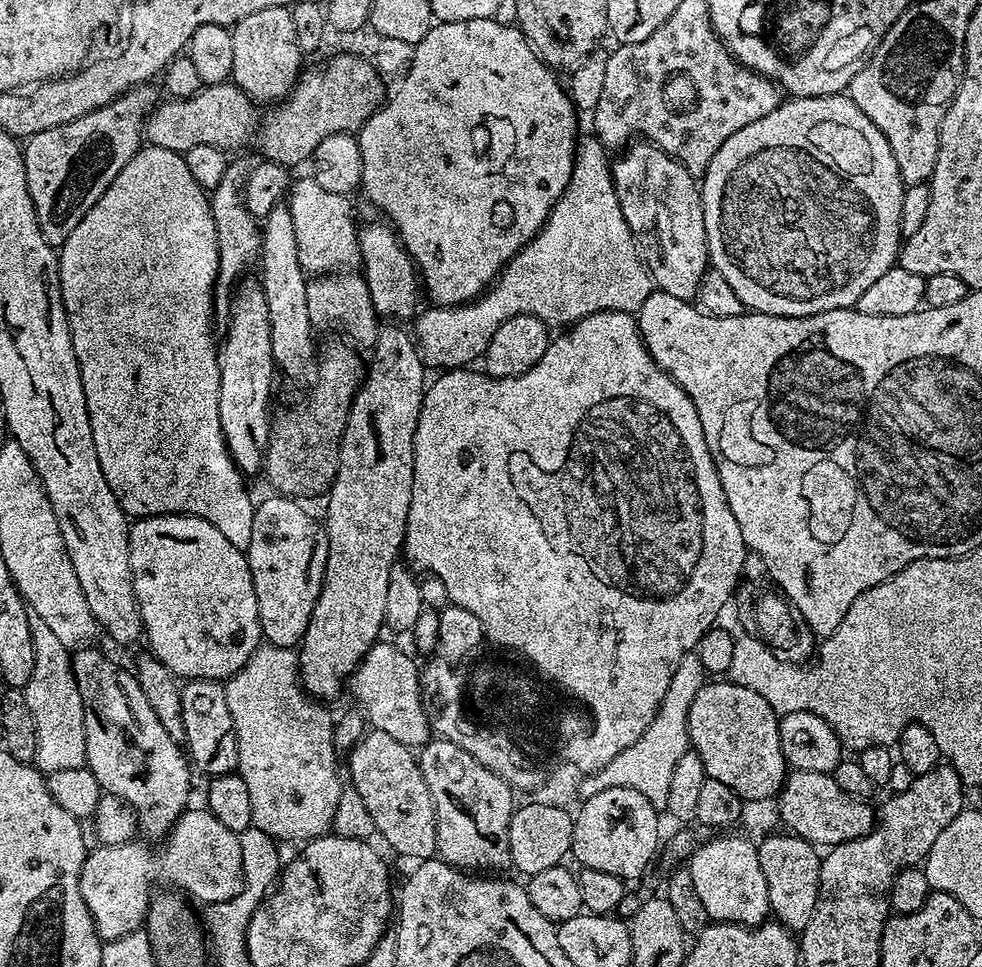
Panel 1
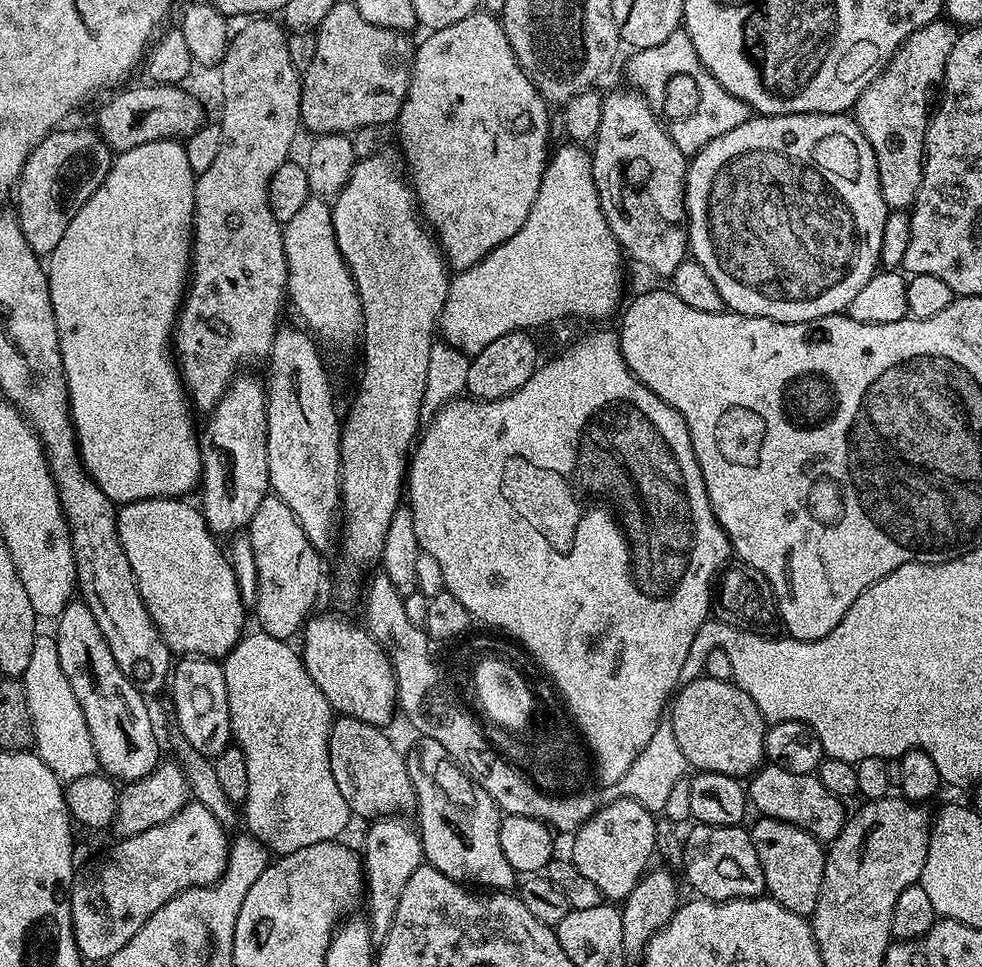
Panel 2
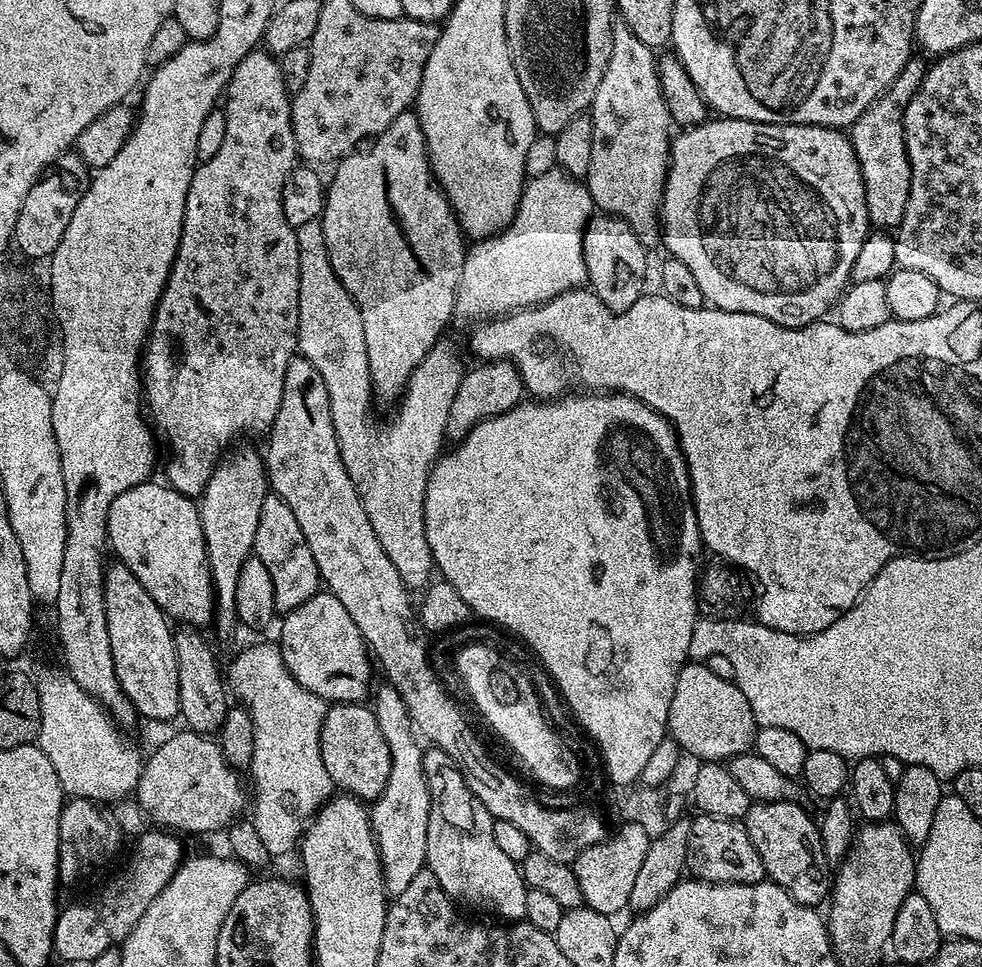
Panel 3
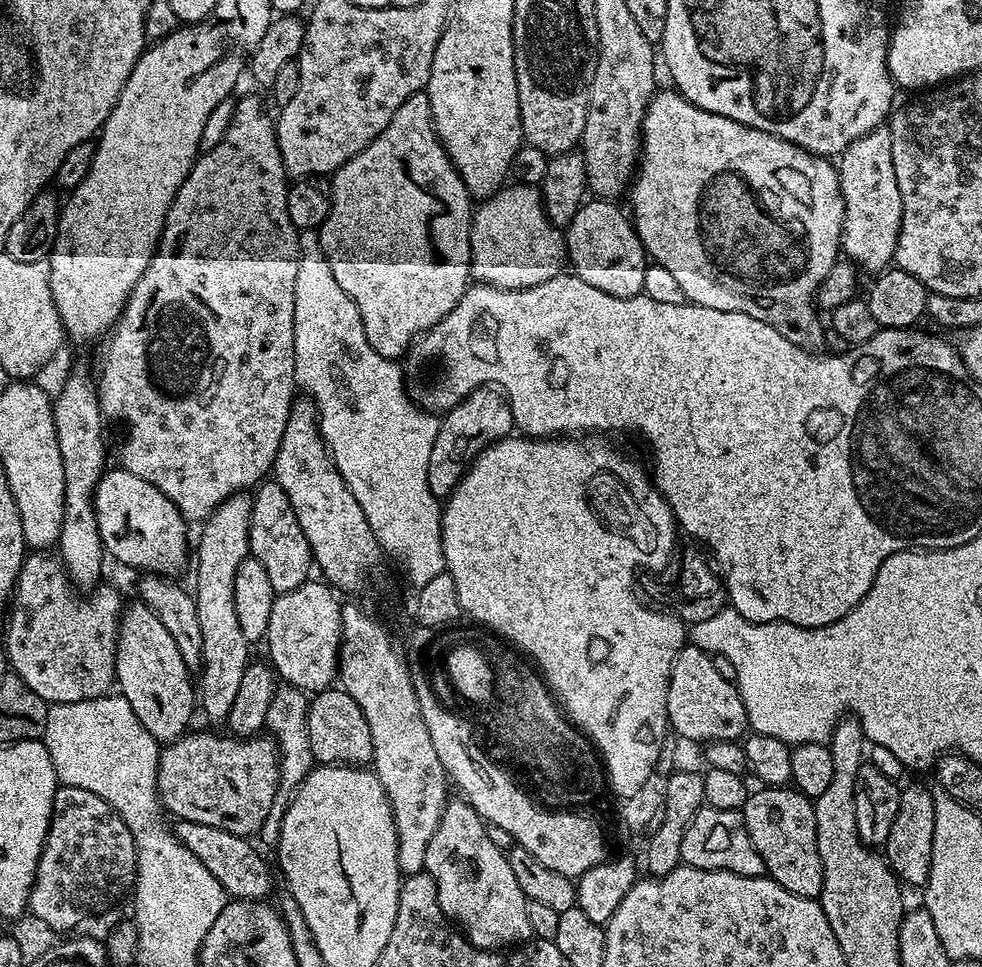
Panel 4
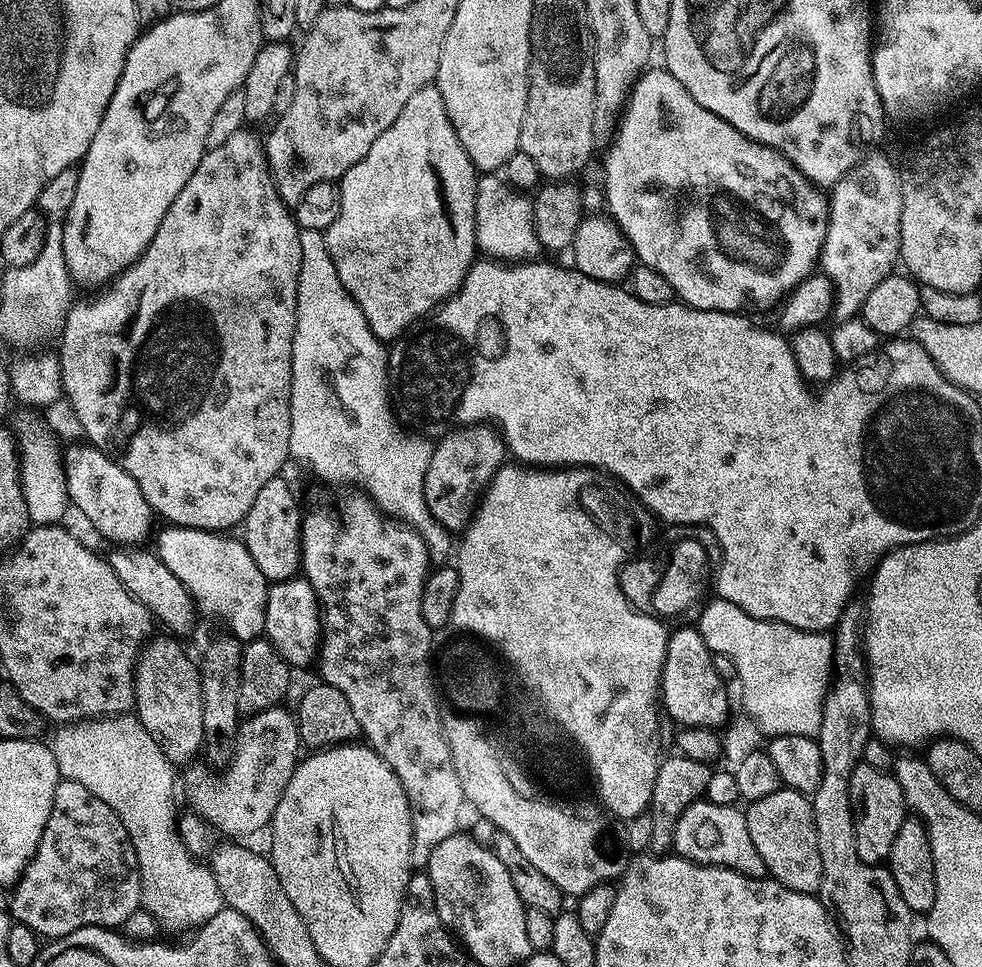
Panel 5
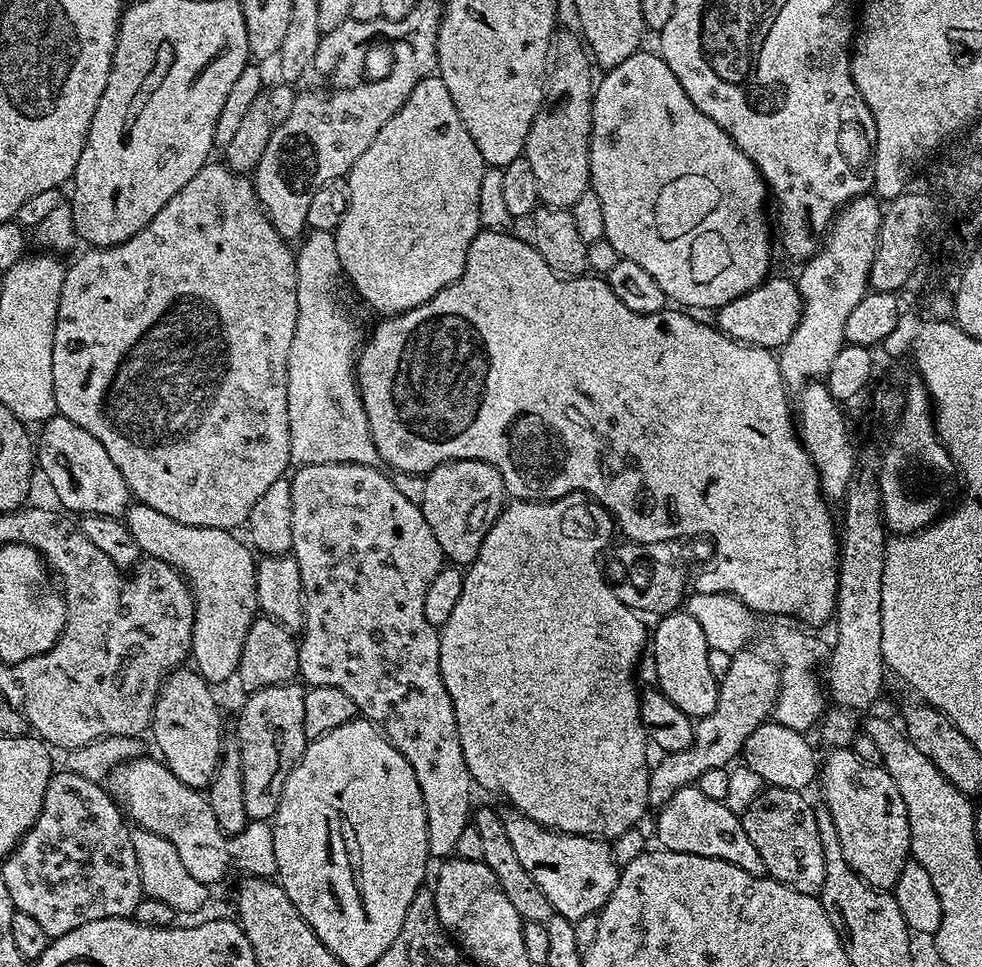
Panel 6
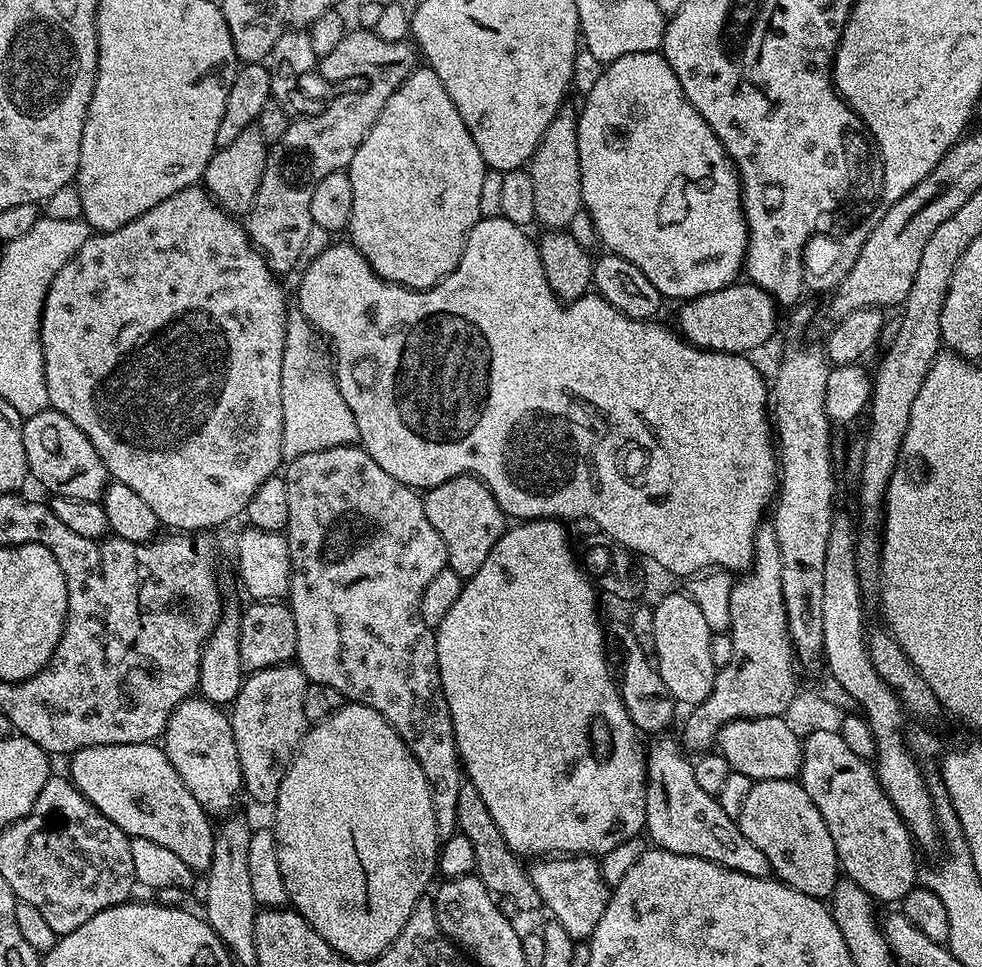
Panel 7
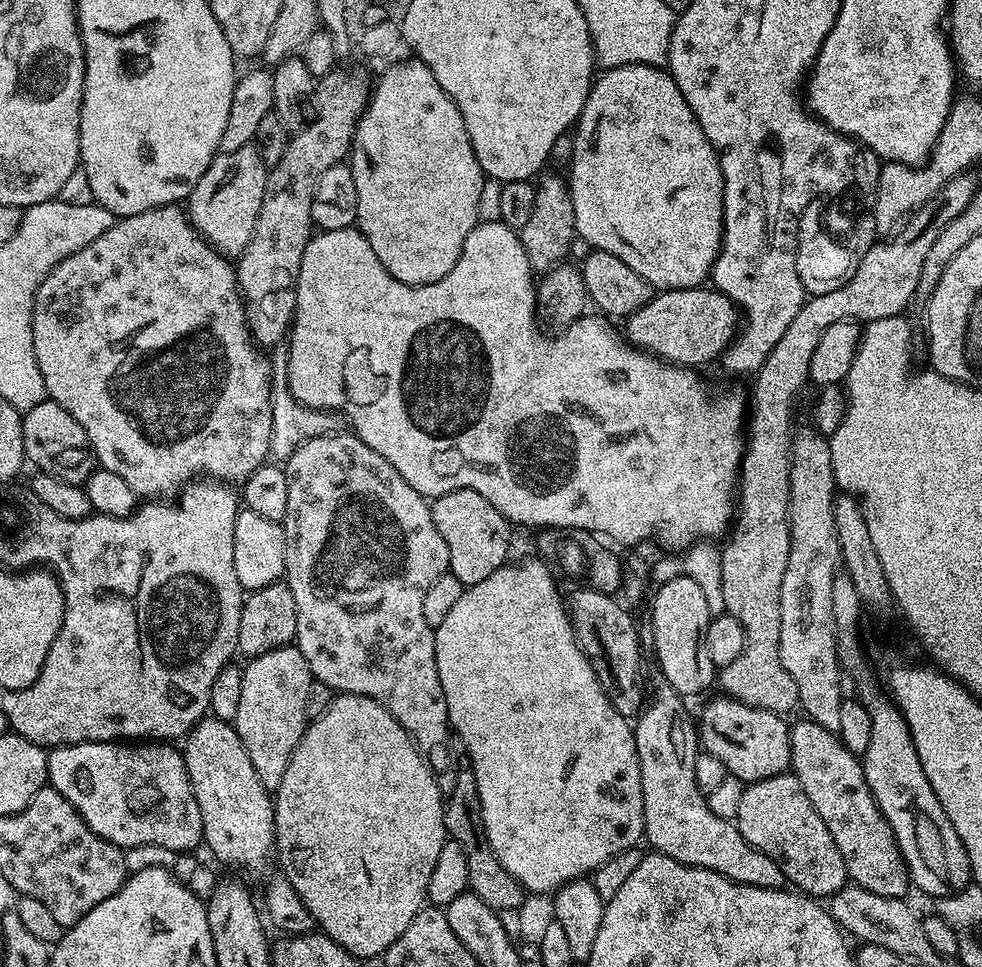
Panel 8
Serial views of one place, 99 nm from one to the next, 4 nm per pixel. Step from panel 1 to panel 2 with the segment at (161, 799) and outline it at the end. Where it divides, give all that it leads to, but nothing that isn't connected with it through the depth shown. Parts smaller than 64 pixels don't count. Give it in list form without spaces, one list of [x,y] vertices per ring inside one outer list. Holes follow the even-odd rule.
[[[73,599],[72,603],[64,605],[55,624],[58,662],[62,662],[62,674],[66,674],[66,682],[70,682],[74,698],[78,698],[78,706],[82,706],[99,767],[120,782],[142,780],[152,775],[162,756],[156,741],[156,728],[148,713],[149,701],[136,689],[134,682],[118,670],[118,662],[114,662],[114,654],[110,654],[110,646],[106,646],[106,638],[102,638],[102,630],[98,630],[90,606],[83,599]]]

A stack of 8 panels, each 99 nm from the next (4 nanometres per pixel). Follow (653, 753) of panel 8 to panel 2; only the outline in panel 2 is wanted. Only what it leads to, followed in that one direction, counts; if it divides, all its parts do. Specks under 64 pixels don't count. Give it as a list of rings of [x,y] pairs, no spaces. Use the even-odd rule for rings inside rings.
[[[692,826],[684,844],[684,872],[696,891],[693,893],[706,900],[751,900],[763,897],[766,892],[755,843],[740,826]]]

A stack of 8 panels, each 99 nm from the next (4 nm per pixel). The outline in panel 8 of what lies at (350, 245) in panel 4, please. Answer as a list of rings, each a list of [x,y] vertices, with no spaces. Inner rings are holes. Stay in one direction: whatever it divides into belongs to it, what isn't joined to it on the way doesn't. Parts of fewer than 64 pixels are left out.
[[[409,58],[397,64],[389,64],[381,72],[384,73],[381,74],[380,81],[377,84],[375,81],[374,87],[371,89],[368,107],[365,108],[364,115],[357,122],[356,137],[352,139],[350,167],[354,174],[354,186],[358,190],[358,214],[355,227],[359,228],[362,235],[370,242],[370,250],[374,250],[374,254],[378,254],[378,262],[382,262],[385,270],[398,282],[413,286],[436,284],[442,278],[446,278],[446,274],[450,274],[450,270],[454,270],[454,262],[458,262],[458,258],[462,254],[466,234],[470,234],[470,230],[474,230],[474,226],[480,220],[478,197],[482,195],[482,186],[486,177],[474,154],[474,146],[470,146],[470,134],[466,134],[466,122],[462,122],[462,114],[458,114],[458,106],[454,106],[454,102],[446,94],[446,90],[442,90],[442,86],[438,86],[438,78],[434,78],[434,74],[430,74],[430,70],[425,64],[421,60]]]

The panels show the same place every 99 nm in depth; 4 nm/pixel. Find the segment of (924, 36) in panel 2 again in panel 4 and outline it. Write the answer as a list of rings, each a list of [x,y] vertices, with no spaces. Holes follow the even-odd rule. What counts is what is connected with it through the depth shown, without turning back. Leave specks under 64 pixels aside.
[[[887,127],[872,129],[862,138],[848,144],[847,150],[838,157],[840,193],[844,199],[844,233],[840,235],[842,252],[847,259],[871,274],[879,274],[893,263],[896,243],[902,226],[902,194],[898,194],[898,178],[894,178],[894,158],[892,157],[892,135]]]

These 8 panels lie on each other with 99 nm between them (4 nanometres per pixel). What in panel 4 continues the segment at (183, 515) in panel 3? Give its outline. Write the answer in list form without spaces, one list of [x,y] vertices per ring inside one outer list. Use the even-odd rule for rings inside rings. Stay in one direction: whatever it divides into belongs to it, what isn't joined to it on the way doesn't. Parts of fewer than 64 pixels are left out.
[[[119,466],[113,468],[113,472],[112,469],[105,471],[100,477],[94,497],[98,534],[104,544],[105,553],[128,568],[144,568],[140,570],[165,578],[179,577],[179,572],[190,564],[190,544],[188,548],[187,536],[189,525],[183,514],[170,502],[170,498],[166,498],[166,494],[162,494],[162,490],[158,490],[158,486],[150,486],[146,478],[138,478],[138,474],[130,474],[125,468]]]

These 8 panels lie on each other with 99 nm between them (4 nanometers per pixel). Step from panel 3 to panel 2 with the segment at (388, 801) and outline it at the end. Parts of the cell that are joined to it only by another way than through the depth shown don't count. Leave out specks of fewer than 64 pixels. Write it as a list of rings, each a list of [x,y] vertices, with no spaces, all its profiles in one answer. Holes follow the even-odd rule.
[[[396,814],[373,819],[369,823],[373,824],[364,836],[362,863],[366,873],[366,904],[368,900],[369,912],[367,915],[370,917],[372,939],[376,942],[383,941],[388,933],[388,926],[398,910],[398,898],[402,898],[402,889],[410,879],[410,874],[414,874],[414,870],[418,870],[424,860],[419,831],[400,819],[404,818]]]

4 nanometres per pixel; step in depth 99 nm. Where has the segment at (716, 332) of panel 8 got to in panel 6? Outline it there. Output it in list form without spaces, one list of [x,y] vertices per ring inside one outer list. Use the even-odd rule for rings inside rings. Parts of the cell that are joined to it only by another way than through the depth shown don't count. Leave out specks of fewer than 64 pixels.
[[[775,276],[765,280],[754,290],[734,298],[734,302],[726,302],[726,306],[722,306],[715,313],[715,327],[725,332],[732,340],[743,344],[753,344],[769,350],[783,348],[802,318],[804,299],[800,297],[795,279],[787,280],[784,276]]]

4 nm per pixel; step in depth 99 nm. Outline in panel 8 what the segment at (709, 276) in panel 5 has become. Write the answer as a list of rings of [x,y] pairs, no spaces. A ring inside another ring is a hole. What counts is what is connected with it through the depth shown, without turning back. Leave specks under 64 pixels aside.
[[[631,64],[601,71],[588,92],[586,106],[582,106],[582,114],[574,125],[575,132],[576,137],[572,140],[572,165],[566,171],[566,183],[574,206],[577,237],[581,241],[584,239],[589,244],[589,249],[609,252],[614,254],[614,258],[622,258],[622,262],[626,262],[634,274],[646,278],[653,289],[701,287],[709,279],[716,255],[720,252],[720,235],[724,233],[724,179],[716,151],[710,146],[706,134],[702,134],[698,118],[694,118],[690,106],[682,98],[682,90],[678,90],[671,75],[663,67],[650,64]]]

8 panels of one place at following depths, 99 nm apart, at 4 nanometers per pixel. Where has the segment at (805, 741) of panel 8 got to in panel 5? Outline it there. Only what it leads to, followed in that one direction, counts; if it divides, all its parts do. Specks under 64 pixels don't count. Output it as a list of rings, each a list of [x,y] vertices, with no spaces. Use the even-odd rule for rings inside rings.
[[[861,762],[850,774],[850,798],[852,819],[856,822],[856,849],[862,862],[880,864],[887,861],[898,826],[906,819],[904,792],[892,774]]]

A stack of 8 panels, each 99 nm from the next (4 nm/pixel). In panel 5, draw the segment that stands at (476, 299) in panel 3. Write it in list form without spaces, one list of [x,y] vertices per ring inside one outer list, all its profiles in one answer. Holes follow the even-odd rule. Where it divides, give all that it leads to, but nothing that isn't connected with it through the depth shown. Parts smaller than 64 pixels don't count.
[[[496,174],[481,175],[476,182],[476,246],[485,257],[501,262],[532,262],[542,252],[532,225],[532,200]]]

